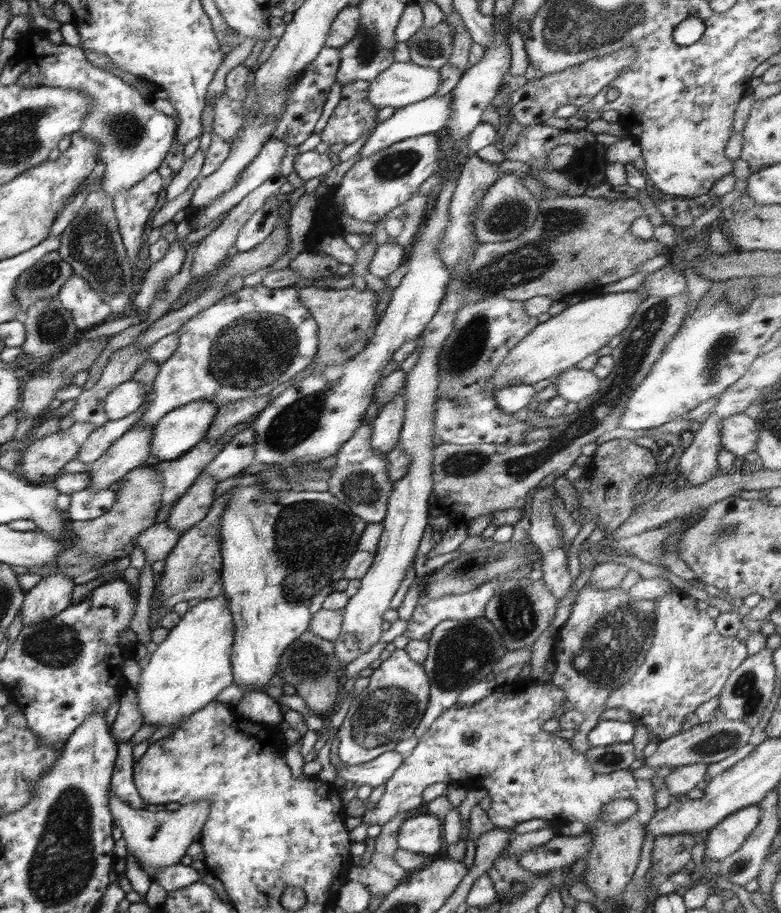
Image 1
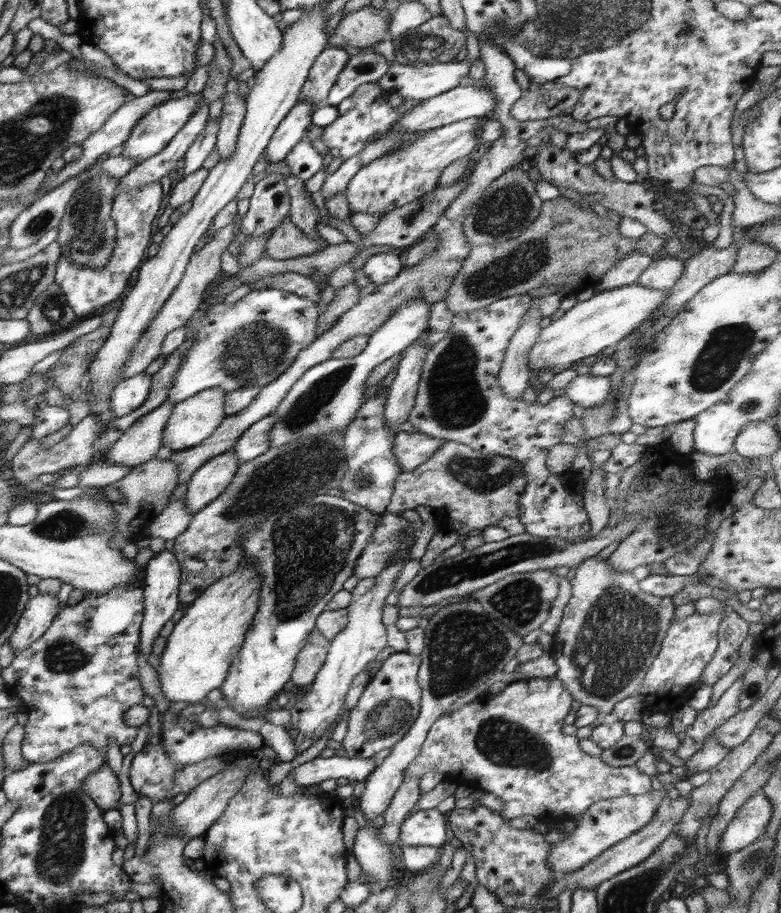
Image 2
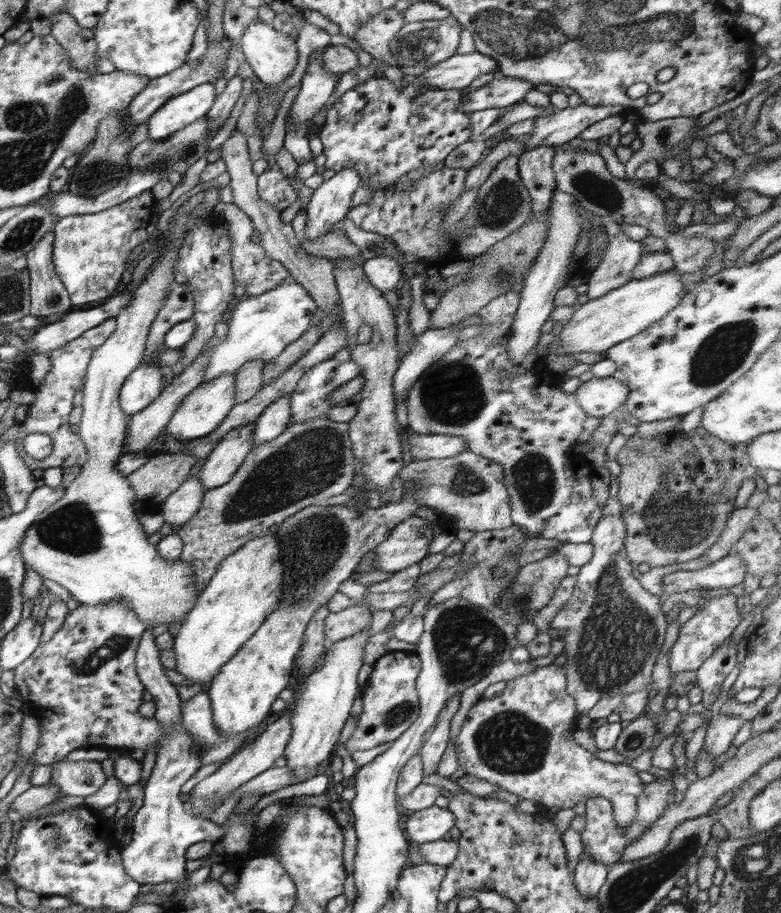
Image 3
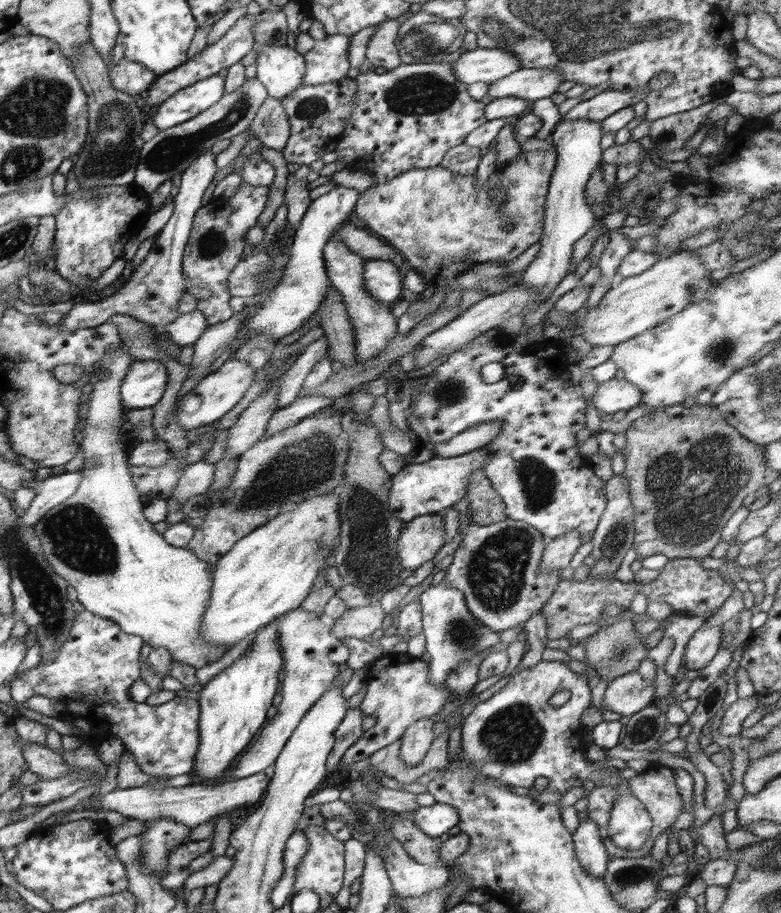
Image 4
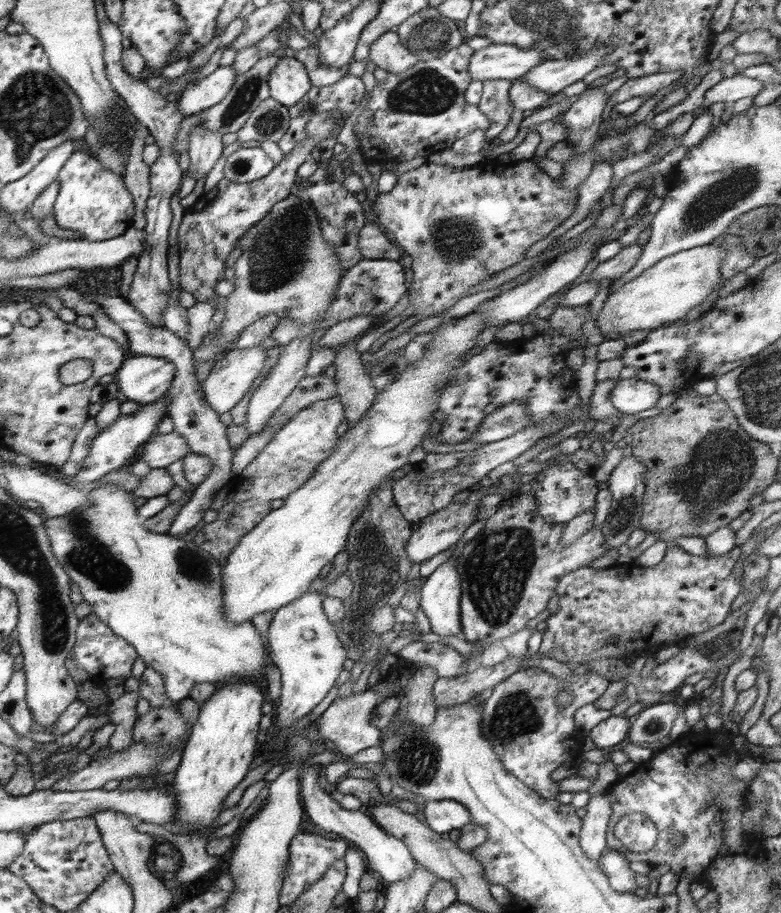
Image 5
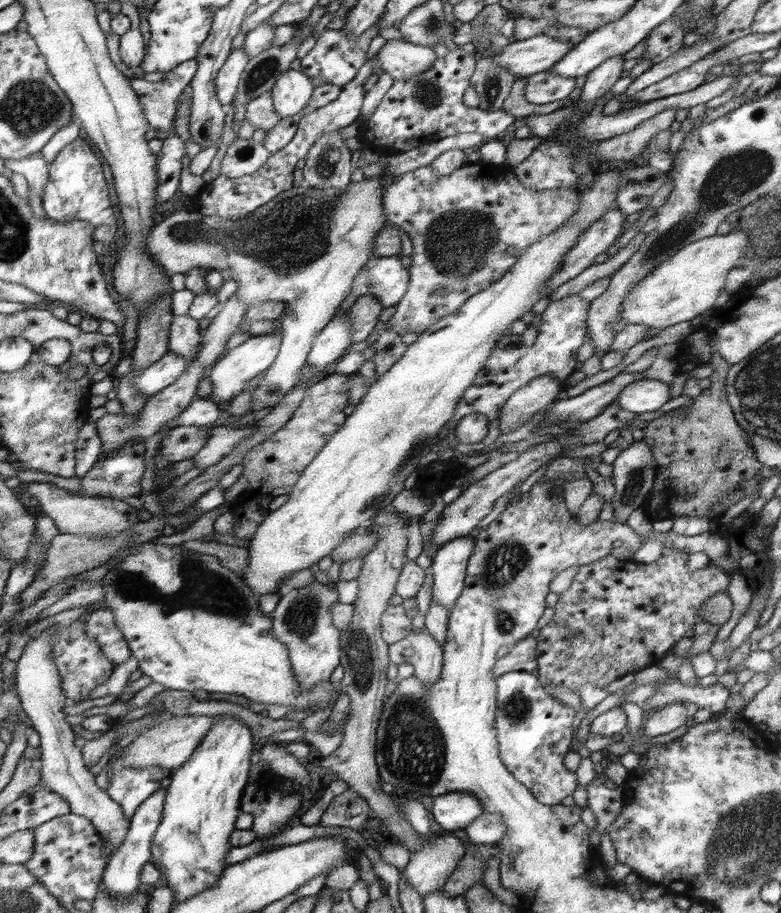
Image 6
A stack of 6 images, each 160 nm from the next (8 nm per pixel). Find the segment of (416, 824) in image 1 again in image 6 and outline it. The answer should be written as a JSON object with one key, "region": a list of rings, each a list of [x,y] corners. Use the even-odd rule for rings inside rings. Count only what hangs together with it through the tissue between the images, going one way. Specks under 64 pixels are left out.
{"region":[[[451,792],[433,800],[432,816],[446,833],[466,829],[484,813],[476,796],[470,793]]]}

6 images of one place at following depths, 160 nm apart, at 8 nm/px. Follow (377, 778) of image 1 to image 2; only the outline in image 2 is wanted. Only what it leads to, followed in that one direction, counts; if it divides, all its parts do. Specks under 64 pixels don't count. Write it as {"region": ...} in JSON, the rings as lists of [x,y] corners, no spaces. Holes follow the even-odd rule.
{"region":[[[340,756],[331,758],[316,757],[310,762],[295,767],[289,772],[298,786],[312,786],[330,778],[348,778],[356,782],[365,782],[376,761],[369,759],[354,759]]]}

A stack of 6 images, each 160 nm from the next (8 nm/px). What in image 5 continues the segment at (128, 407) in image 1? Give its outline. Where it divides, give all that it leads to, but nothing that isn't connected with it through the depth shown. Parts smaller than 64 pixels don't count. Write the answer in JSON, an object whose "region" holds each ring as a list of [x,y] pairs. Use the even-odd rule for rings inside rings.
{"region":[[[126,356],[115,372],[120,398],[148,404],[164,397],[176,374],[173,362],[153,356]]]}

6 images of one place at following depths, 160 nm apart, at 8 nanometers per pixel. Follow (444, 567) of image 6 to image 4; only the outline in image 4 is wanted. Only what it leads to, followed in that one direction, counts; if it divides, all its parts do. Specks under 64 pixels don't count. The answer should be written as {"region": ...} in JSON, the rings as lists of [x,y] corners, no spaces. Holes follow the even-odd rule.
{"region":[[[444,580],[435,586],[426,585],[426,590],[419,596],[423,612],[423,634],[426,638],[426,652],[429,654],[428,680],[434,686],[446,686],[446,678],[454,674],[454,670],[465,660],[496,644],[500,632],[494,632],[482,626],[470,614],[465,596],[461,590],[447,585]]]}

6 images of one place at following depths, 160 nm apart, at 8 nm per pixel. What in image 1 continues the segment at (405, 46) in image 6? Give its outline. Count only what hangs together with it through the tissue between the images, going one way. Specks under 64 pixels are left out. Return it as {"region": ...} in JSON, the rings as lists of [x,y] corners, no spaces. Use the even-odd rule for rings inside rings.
{"region":[[[357,5],[344,7],[332,21],[325,46],[338,49],[348,44],[359,33],[360,19]]]}

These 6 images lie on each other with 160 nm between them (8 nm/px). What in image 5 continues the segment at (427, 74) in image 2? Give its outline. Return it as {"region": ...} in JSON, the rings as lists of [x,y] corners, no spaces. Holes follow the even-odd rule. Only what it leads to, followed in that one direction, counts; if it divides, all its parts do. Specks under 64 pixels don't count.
{"region":[[[490,44],[474,51],[468,72],[472,80],[506,79],[515,81],[545,60],[540,49],[525,49],[509,44]]]}

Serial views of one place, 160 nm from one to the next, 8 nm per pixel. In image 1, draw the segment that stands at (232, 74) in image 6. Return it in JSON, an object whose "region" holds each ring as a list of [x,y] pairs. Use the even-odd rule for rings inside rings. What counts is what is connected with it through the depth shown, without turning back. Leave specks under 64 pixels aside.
{"region":[[[42,34],[40,44],[19,44],[18,54],[16,61],[24,61],[28,66],[27,71],[33,76],[35,86],[80,89],[93,98],[93,105],[78,132],[99,144],[97,164],[108,166],[99,189],[108,194],[110,200],[114,200],[120,191],[136,186],[137,182],[162,164],[174,142],[177,120],[156,109],[136,87],[126,84],[111,72],[96,68],[80,48],[67,43],[64,46],[52,44]]]}

